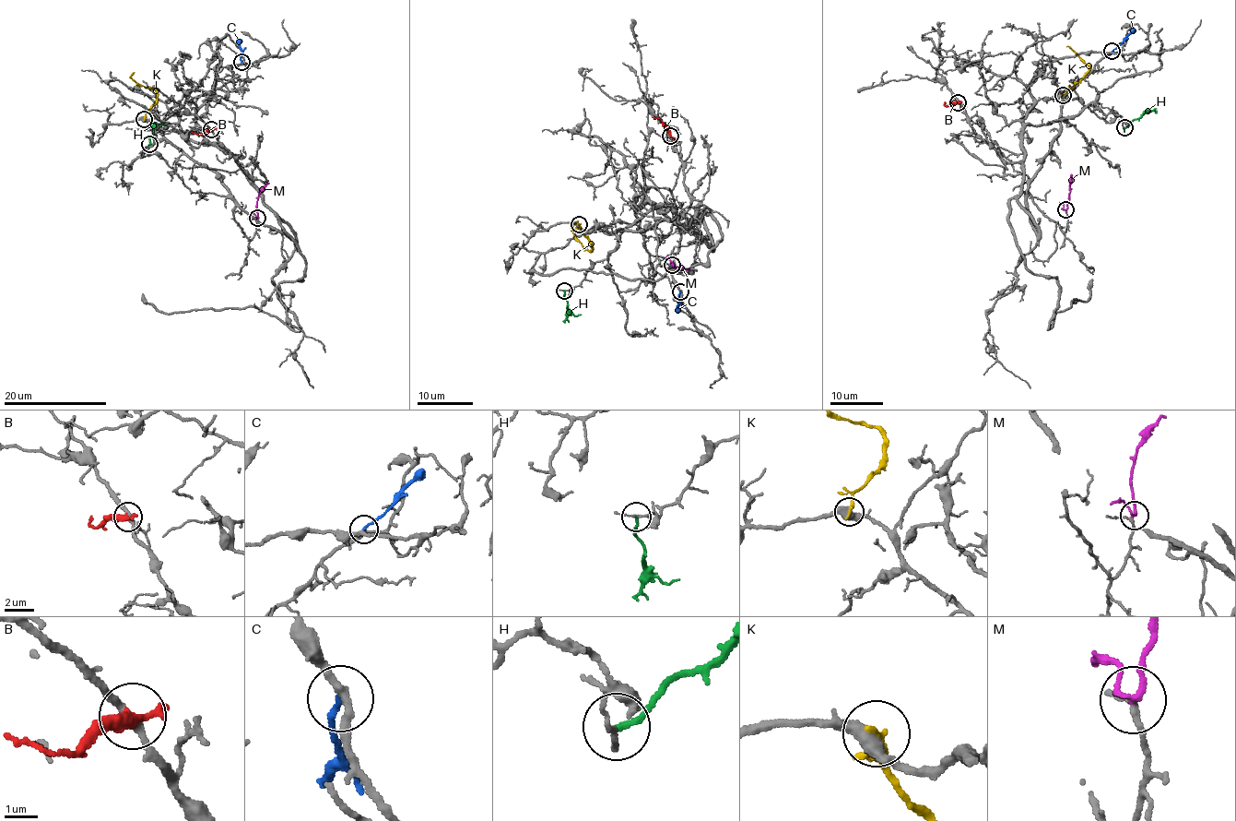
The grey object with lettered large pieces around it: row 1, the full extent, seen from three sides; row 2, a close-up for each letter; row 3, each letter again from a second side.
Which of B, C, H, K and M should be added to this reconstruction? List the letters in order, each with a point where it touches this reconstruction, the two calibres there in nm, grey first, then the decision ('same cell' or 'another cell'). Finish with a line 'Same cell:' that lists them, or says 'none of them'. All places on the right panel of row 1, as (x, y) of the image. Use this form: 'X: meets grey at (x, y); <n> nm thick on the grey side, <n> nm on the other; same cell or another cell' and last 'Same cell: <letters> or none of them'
B: meets grey at (958, 102); 240 nm thick on the grey side, 440 nm on the other; another cell
C: meets grey at (1112, 51); 240 nm thick on the grey side, 180 nm on the other; another cell
H: meets grey at (1124, 127); 110 nm thick on the grey side, 190 nm on the other; another cell
K: meets grey at (1063, 95); 460 nm thick on the grey side, 200 nm on the other; another cell
M: meets grey at (1065, 209); 130 nm thick on the grey side, 150 nm on the other; same cell
Same cell: M

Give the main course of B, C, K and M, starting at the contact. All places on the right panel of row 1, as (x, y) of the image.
B: (959, 102), (949, 102), (944, 105), (945, 101)
C: (1112, 52), (1135, 29)
K: (1063, 94), (1090, 67), (1066, 45)
M: (1065, 209), (1072, 175)

